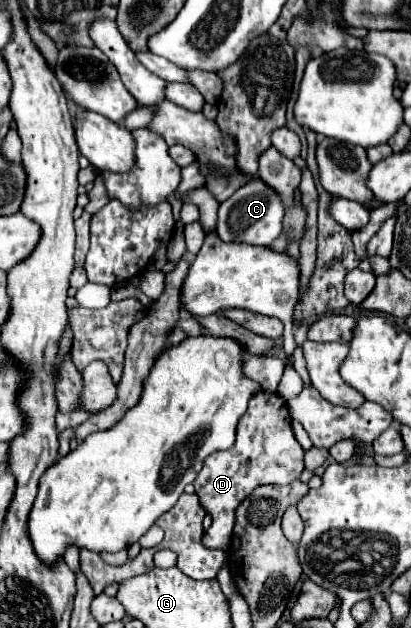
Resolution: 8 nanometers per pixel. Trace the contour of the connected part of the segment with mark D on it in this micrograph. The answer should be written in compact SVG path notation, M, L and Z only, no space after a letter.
M273 393L253 395L249 399L247 411L239 419L235 445L229 451L215 451L213 455L209 455L197 479L193 481L195 493L199 495L201 503L205 503L205 511L213 517L213 525L203 534L203 545L212 549L228 549L237 505L259 485L289 485L299 479L305 469L303 455L305 451L297 443L291 429L291 415L285 399Z

